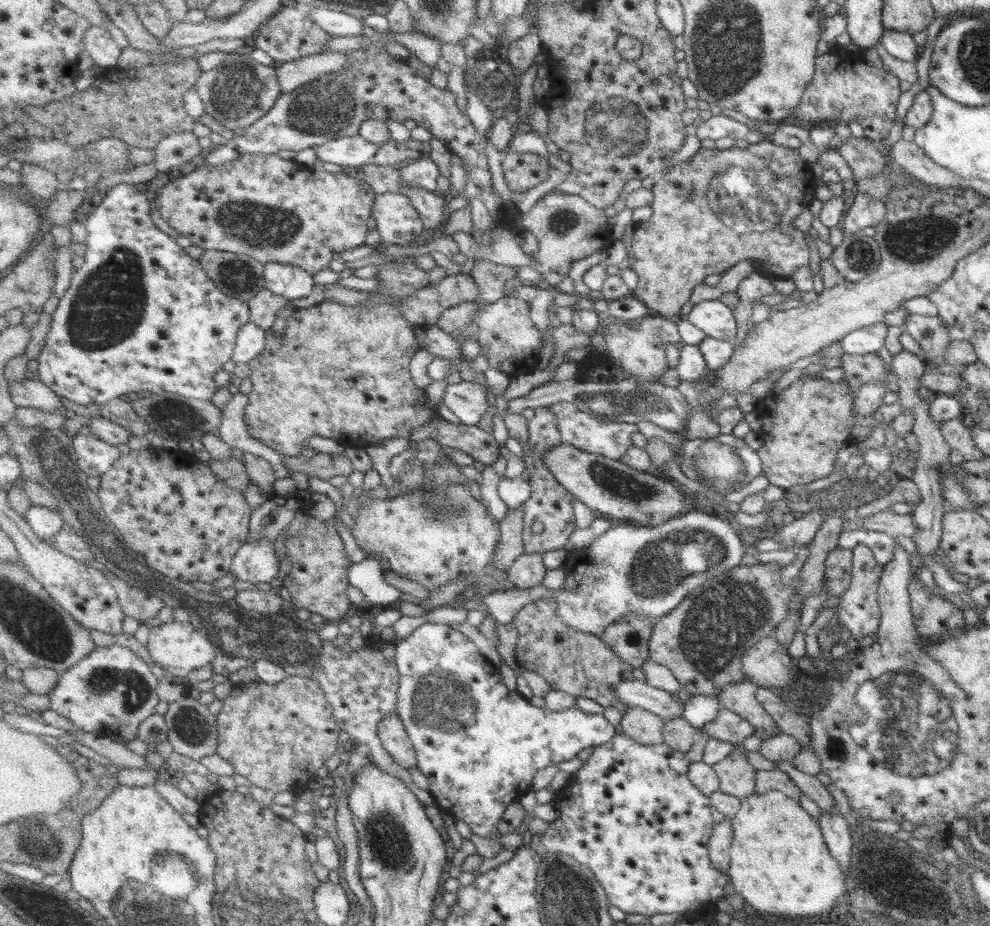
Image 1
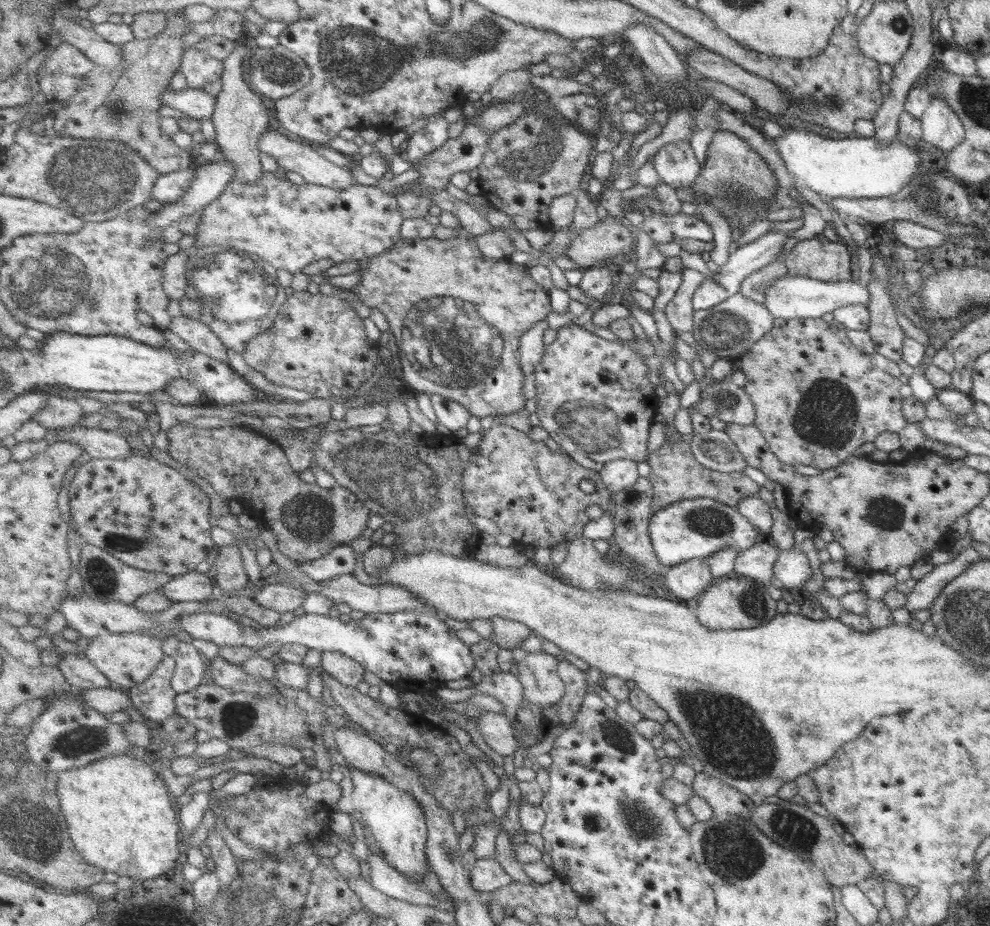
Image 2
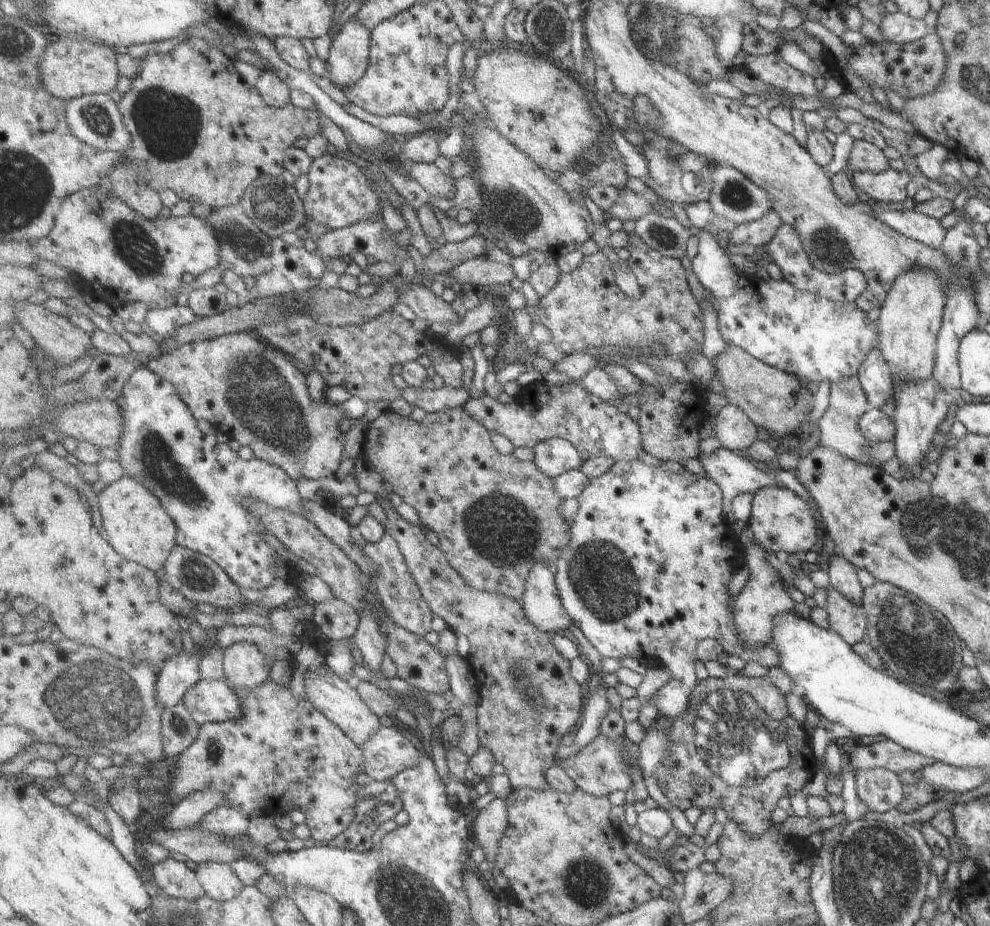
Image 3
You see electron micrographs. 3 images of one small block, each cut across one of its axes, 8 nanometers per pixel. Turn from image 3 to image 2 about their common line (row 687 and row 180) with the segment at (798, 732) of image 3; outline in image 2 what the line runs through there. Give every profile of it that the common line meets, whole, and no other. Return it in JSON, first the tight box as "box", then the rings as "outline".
{"box":[695,129,778,240],"outline":[[[719,129],[715,132],[708,144],[706,161],[701,166],[701,175],[695,188],[695,202],[700,201],[700,199],[710,201],[722,213],[722,216],[726,217],[726,221],[730,222],[731,236],[734,240],[737,240],[744,233],[744,228],[754,224],[757,218],[760,220],[759,217],[768,210],[764,201],[772,199],[771,195],[778,190],[776,180],[767,161],[764,161],[750,146],[746,145],[743,139],[735,136],[734,133]]]}

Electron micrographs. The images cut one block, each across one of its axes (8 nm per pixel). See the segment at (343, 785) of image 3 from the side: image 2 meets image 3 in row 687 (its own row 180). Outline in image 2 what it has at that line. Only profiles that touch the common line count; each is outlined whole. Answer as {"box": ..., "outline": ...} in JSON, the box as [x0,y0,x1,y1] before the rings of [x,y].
{"box":[196,172,405,274],"outline":[[[266,172],[256,184],[233,181],[226,191],[205,208],[196,235],[199,248],[226,247],[239,249],[245,254],[252,253],[264,260],[264,267],[272,270],[285,269],[293,274],[302,272],[316,260],[332,258],[337,264],[344,261],[362,261],[385,254],[403,239],[402,228],[405,216],[397,196],[384,192],[377,186],[356,183],[347,190],[306,183],[302,186],[281,178],[276,172]]]}

